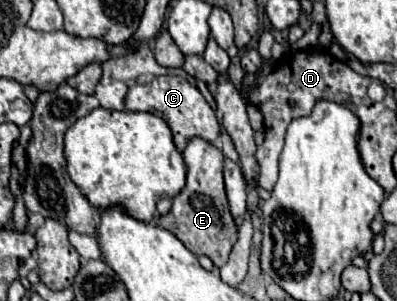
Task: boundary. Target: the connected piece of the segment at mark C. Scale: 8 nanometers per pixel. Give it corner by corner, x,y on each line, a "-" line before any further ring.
159,76
159,78
153,78
149,84
131,84
127,98
125,98
125,110
127,112
151,112
163,118
173,132
173,140
179,152
185,150
187,142
193,136
199,136
207,140
209,144
215,144
221,132
221,126
217,122
213,108
205,102
205,98
195,86
191,86
185,78
179,78
179,76

